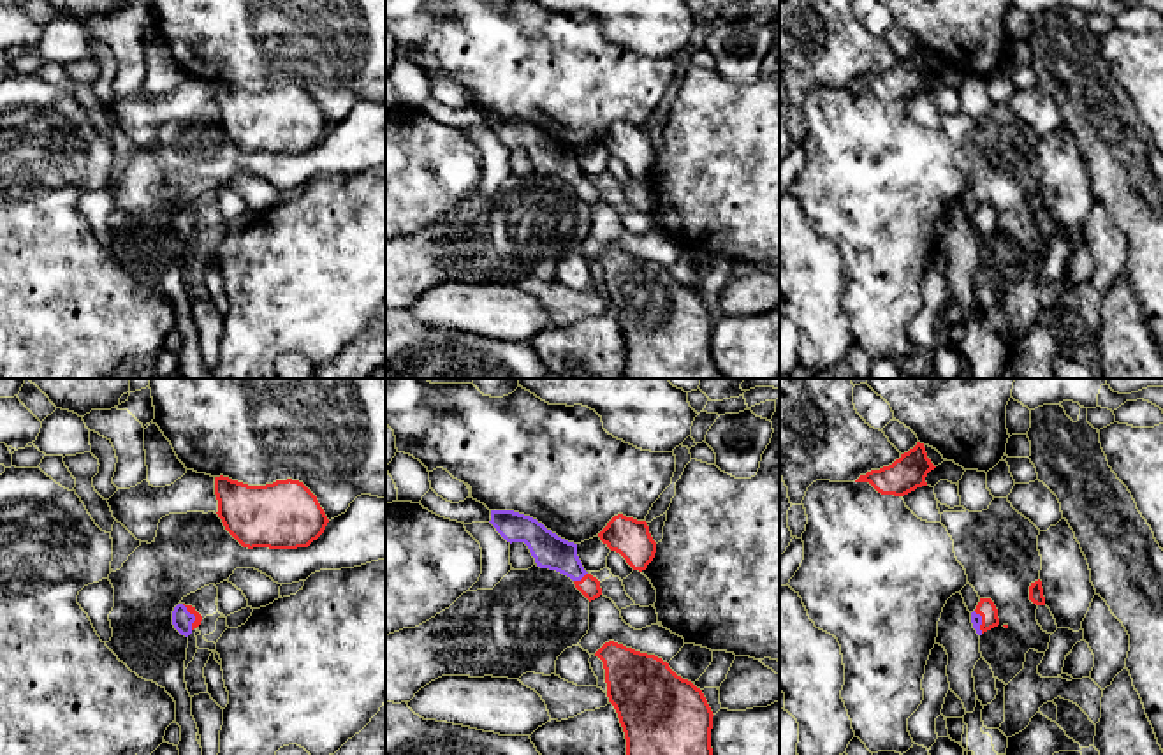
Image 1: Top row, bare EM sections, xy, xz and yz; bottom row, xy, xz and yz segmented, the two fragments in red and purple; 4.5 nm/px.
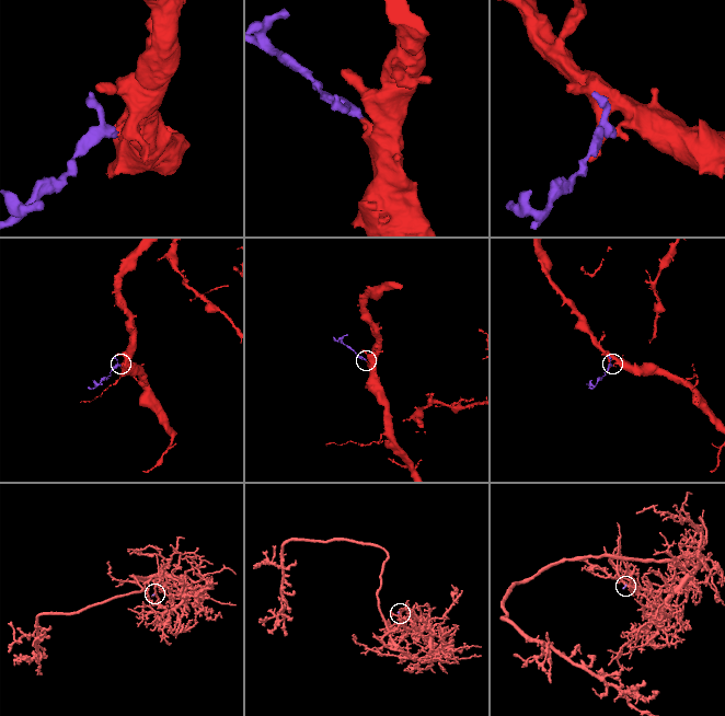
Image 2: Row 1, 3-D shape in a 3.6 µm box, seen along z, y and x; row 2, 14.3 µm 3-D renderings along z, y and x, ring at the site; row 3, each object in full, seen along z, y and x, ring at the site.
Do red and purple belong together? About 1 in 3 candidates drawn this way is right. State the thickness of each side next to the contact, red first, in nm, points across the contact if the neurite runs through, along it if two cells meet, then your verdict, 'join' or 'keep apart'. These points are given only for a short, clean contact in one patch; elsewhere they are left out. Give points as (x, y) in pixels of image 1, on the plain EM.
100/160 nm | across xz (590, 192), (581, 185), (556, 159), (549, 157) | join

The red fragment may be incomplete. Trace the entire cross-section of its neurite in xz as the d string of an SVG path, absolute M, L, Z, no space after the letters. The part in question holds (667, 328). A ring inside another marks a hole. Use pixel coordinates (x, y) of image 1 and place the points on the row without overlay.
M614 246L596 259L603 268L607 303L626 345L621 378L727 378L713 363L713 317L691 287L677 282L667 268Z

